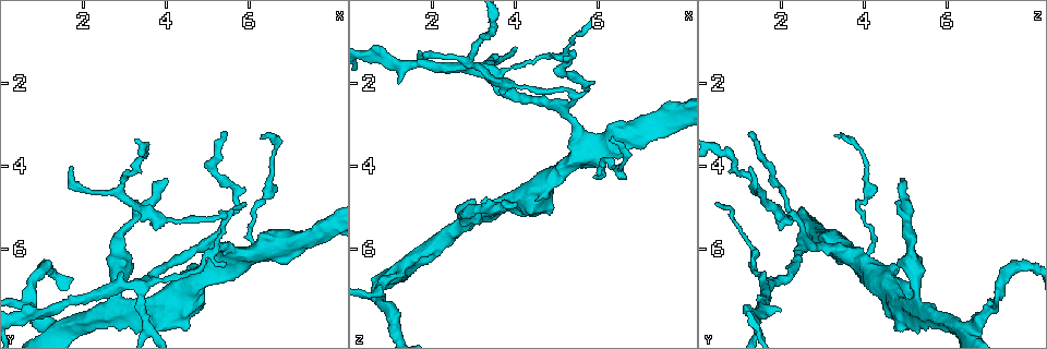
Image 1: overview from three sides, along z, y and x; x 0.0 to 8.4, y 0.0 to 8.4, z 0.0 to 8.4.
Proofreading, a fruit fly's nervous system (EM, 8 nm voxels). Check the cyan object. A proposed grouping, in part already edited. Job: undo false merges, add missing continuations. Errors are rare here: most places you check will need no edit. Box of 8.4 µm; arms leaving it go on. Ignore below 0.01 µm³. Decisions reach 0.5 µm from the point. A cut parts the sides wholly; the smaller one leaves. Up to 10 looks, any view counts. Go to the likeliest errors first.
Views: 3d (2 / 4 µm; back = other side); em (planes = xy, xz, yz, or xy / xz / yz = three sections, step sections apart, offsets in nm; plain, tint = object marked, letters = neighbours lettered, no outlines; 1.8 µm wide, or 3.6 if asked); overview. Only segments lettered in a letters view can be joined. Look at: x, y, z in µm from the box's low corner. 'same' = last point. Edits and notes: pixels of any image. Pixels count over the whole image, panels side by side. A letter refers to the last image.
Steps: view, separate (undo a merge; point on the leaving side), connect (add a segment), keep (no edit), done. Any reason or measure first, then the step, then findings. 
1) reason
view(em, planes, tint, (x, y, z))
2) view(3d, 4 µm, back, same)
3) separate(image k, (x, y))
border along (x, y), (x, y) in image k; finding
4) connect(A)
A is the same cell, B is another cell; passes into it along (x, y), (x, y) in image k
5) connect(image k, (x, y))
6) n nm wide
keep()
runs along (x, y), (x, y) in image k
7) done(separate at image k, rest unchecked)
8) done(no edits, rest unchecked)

touches itself
view(em, xy, step 4, tint, (3.10, 7.40, 5.20))

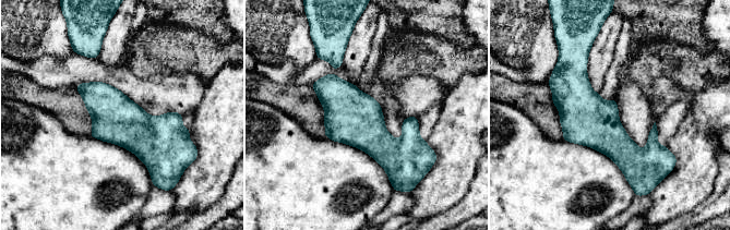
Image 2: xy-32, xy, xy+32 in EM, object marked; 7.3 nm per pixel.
view(em, planes, letters, same)

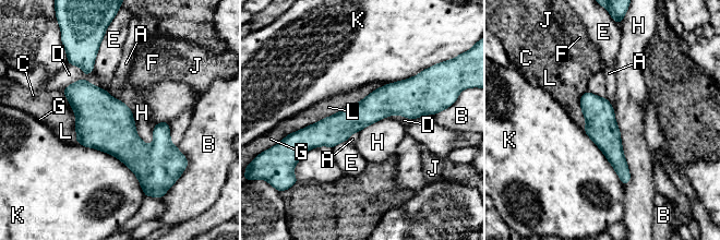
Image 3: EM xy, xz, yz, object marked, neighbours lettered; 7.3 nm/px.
keep()
A, B, C, D, E, F, G, H, J, K and L are other cells; border along (613, 108), (630, 170), (624, 186) in image 3; continuous, no second cell

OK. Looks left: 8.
view(3d, 2 µm, (3.40, 6.90, 1.75))

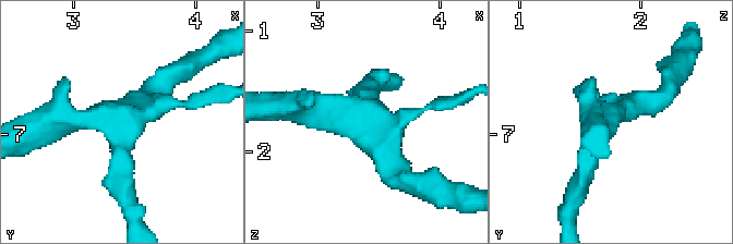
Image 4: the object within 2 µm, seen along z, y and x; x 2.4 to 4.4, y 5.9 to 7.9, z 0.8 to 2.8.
shape alone is not enough
view(em, planes, letters, (3.34, 6.84, 1.68))

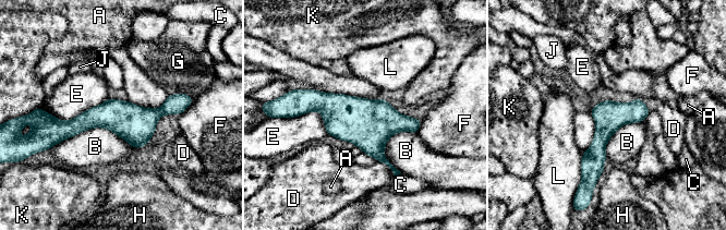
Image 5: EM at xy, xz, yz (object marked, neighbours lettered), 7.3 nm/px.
B touches over 700 nm
keep()
A, B, C, D, E, F, G, H, J, K and L are other cells; border along (146, 143), (88, 128), (51, 146) in image 5; all the same cell

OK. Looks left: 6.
end of a long branch
view(3d, 2 µm, (3.95, 4.30, 5.00))

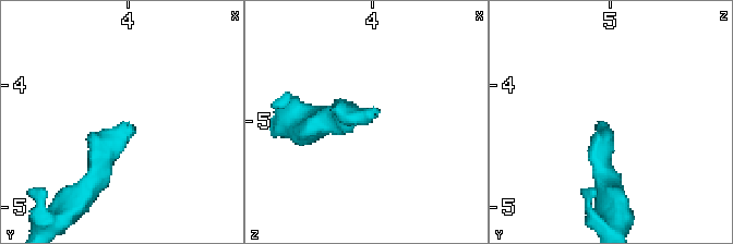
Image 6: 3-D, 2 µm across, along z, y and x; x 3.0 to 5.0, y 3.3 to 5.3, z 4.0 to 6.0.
view(em, yz, step 8, tint, (4.00, 4.32, 4.98))

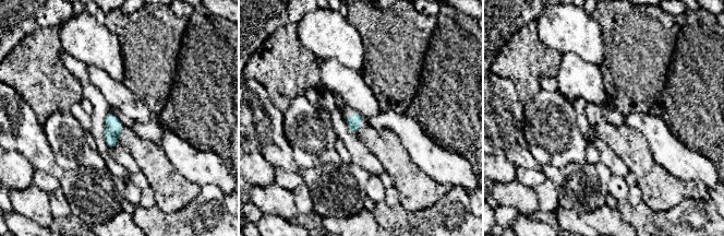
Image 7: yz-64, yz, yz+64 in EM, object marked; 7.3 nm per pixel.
another direction
view(em, planes, letters, same)

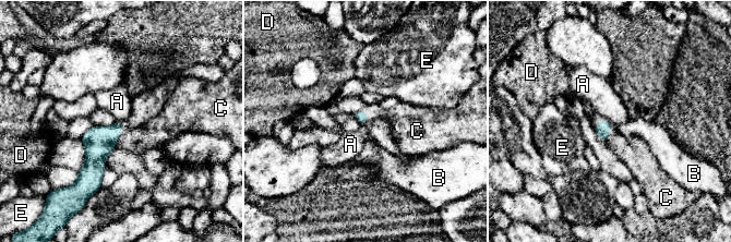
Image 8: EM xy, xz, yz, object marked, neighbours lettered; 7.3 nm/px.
C touches over 110 nm
keep()
A, B, C, D and E are other cells; border along (116, 120), (121, 121) in image 8; none of them fits

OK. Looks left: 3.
tapers out
view(em, 3.6 µm, xz, step 16, tint, (5.50, 3.20, 1.25))

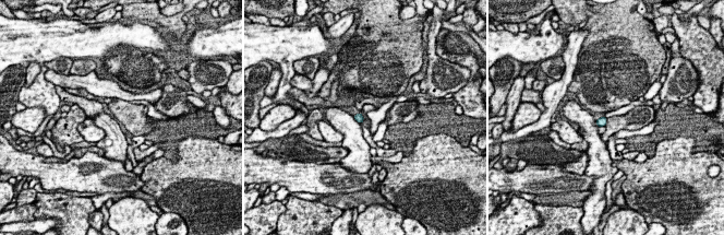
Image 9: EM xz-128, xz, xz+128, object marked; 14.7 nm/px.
another direction
view(em, 3.6 µm, xy, step 16, letters, same)

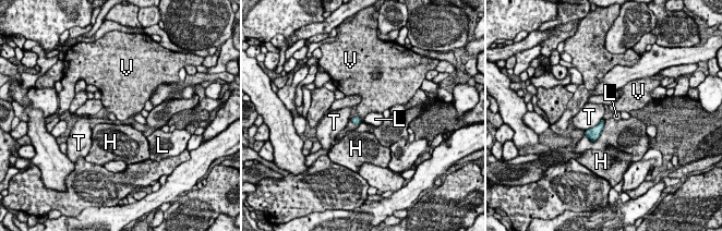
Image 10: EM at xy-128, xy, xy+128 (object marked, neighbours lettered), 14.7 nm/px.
keep()
H, L, T and V are other cells; no lettered segment goes on from it

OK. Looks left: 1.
done(no edits, rest unchecked)

